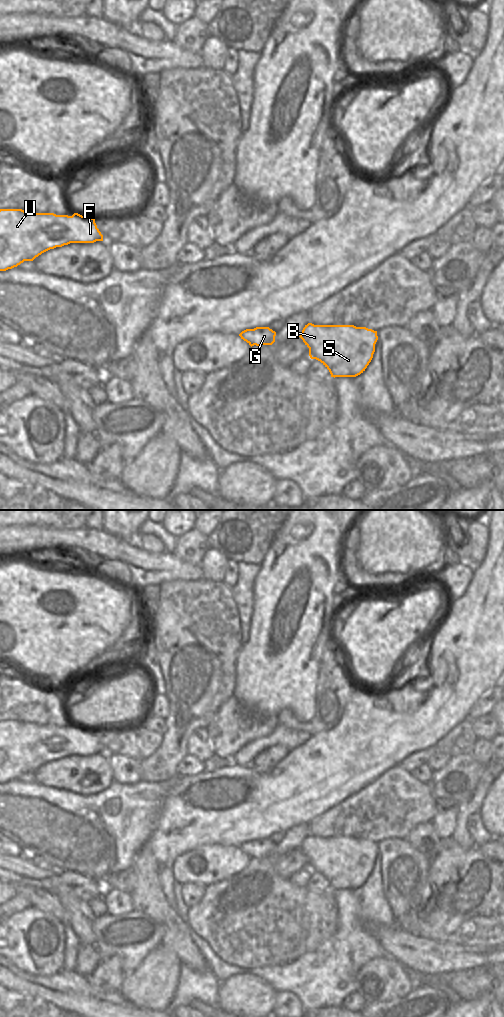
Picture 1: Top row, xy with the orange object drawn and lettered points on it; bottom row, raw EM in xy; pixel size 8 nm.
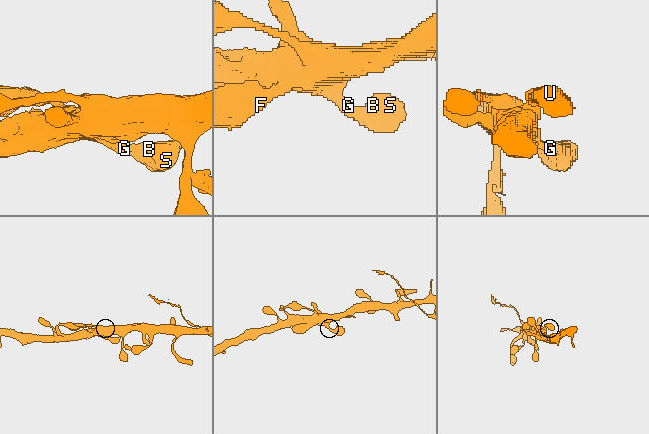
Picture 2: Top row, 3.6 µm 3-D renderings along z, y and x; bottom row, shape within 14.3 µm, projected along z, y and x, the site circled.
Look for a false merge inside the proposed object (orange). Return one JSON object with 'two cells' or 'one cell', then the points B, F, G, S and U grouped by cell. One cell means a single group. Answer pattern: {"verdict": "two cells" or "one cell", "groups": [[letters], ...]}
{"verdict": "one cell", "groups": [["B", "F", "G", "S", "U"]]}

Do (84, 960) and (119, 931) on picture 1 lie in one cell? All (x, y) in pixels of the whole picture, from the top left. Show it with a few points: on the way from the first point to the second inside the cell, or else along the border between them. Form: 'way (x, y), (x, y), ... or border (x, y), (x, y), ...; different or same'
way (93, 953), (110, 938); same

